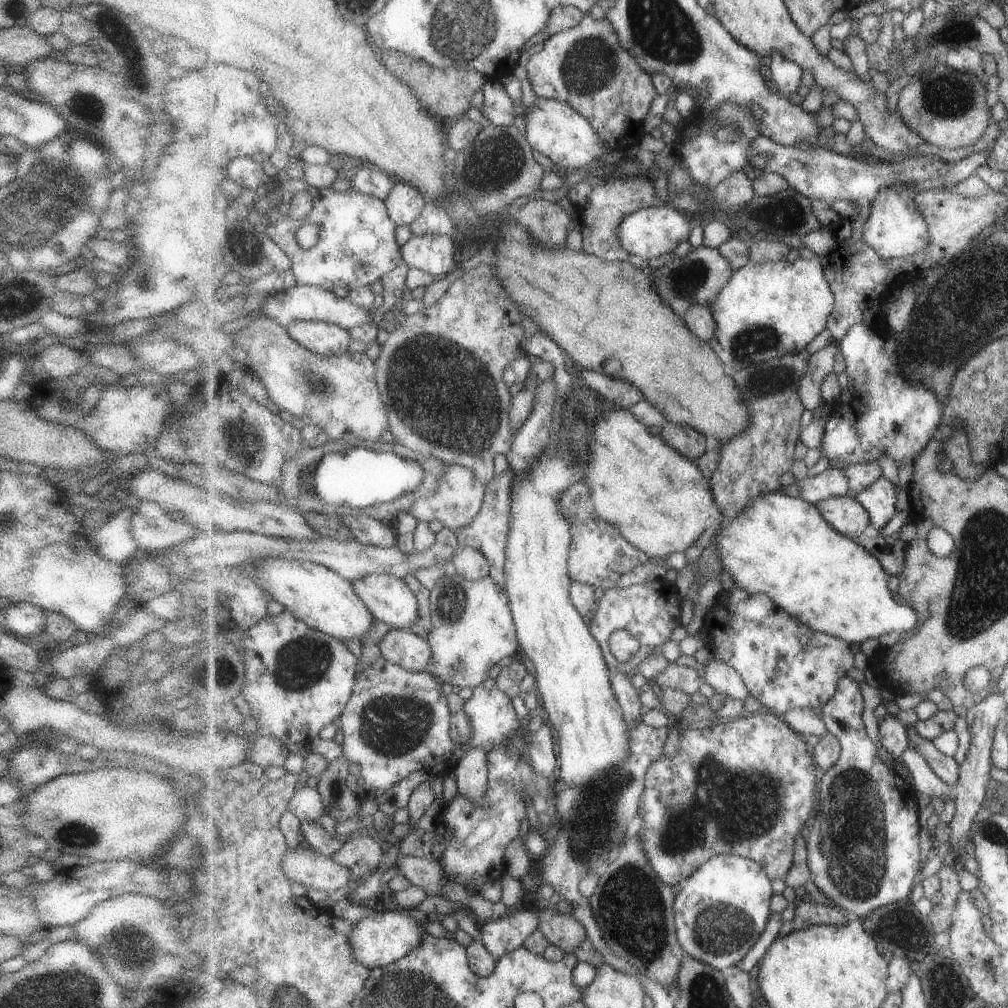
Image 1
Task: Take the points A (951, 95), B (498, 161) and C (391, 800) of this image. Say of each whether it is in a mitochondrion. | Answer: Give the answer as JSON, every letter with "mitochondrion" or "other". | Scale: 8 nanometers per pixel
{"A":"mitochondrion","B":"mitochondrion","C":"other"}

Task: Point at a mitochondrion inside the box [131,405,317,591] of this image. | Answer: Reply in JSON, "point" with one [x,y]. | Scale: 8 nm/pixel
{"point":[231,436]}

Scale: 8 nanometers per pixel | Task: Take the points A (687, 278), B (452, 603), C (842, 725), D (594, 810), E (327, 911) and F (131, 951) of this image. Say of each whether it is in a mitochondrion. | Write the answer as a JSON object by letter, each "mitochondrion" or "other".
{"A":"mitochondrion","B":"mitochondrion","C":"other","D":"mitochondrion","E":"other","F":"mitochondrion"}

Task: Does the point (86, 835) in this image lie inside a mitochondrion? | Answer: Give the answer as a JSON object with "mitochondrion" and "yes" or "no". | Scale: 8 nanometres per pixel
{"mitochondrion":"yes"}

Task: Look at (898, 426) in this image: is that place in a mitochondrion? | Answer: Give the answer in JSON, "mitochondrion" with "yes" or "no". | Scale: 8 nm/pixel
{"mitochondrion":"yes"}

